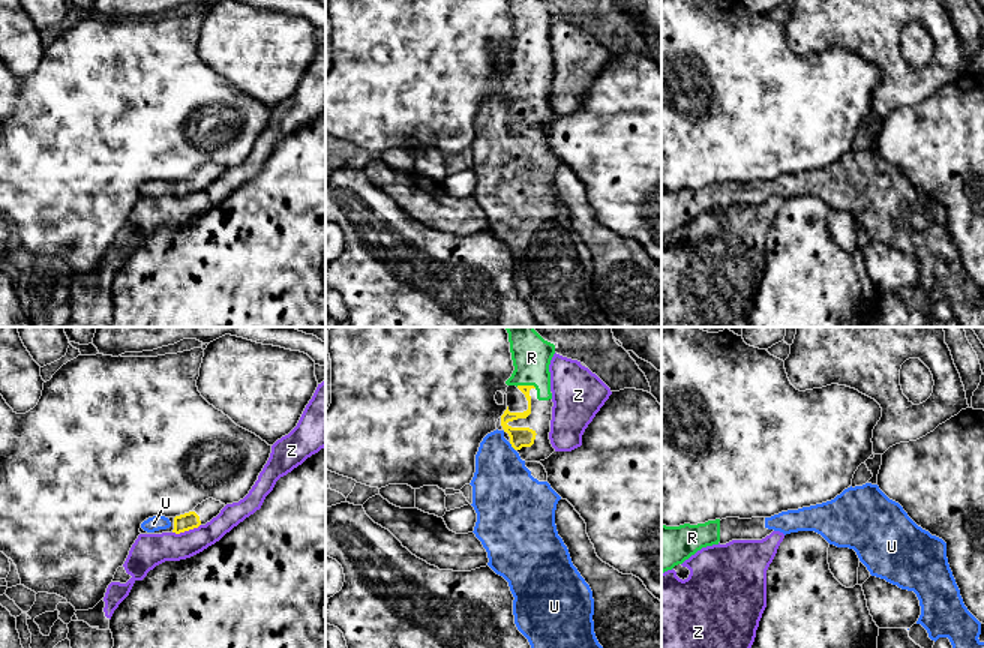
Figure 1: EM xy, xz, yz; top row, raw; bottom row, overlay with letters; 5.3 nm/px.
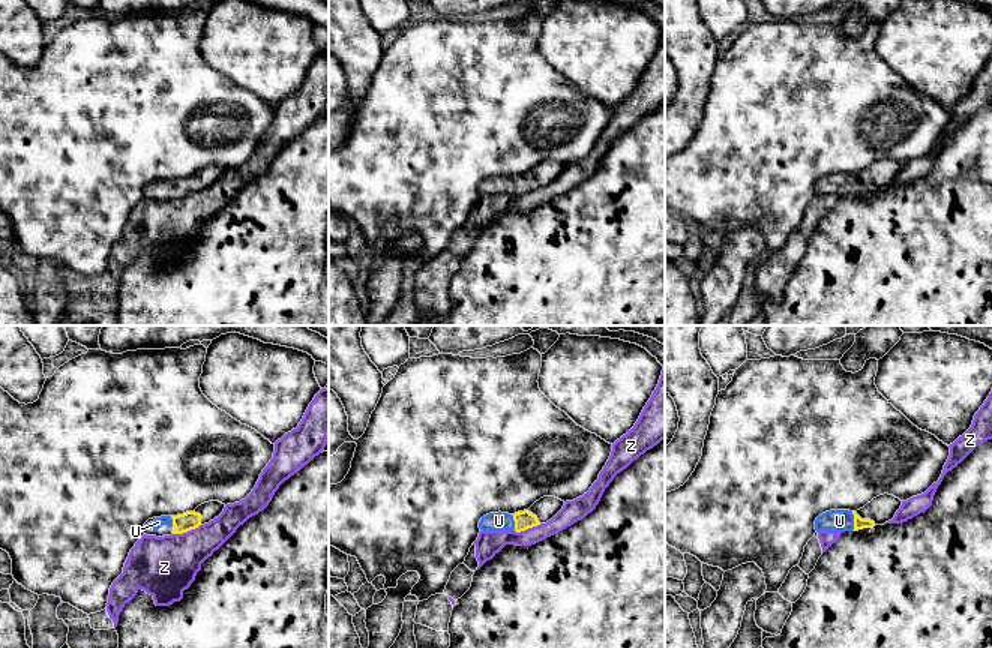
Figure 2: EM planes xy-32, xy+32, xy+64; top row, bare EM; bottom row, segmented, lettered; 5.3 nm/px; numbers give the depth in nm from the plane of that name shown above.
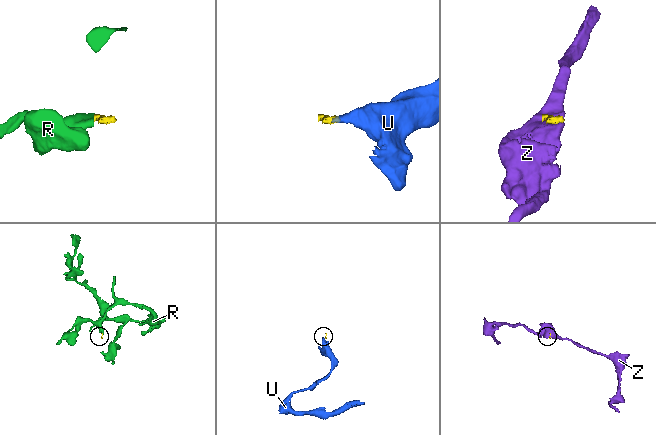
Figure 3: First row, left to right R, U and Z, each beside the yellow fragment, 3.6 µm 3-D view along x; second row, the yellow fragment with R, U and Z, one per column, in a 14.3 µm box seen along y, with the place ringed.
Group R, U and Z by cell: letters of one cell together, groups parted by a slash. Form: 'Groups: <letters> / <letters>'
Groups: R U / Z

